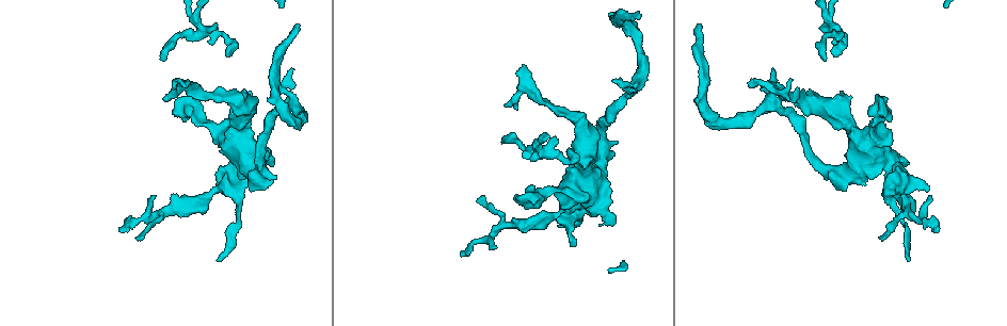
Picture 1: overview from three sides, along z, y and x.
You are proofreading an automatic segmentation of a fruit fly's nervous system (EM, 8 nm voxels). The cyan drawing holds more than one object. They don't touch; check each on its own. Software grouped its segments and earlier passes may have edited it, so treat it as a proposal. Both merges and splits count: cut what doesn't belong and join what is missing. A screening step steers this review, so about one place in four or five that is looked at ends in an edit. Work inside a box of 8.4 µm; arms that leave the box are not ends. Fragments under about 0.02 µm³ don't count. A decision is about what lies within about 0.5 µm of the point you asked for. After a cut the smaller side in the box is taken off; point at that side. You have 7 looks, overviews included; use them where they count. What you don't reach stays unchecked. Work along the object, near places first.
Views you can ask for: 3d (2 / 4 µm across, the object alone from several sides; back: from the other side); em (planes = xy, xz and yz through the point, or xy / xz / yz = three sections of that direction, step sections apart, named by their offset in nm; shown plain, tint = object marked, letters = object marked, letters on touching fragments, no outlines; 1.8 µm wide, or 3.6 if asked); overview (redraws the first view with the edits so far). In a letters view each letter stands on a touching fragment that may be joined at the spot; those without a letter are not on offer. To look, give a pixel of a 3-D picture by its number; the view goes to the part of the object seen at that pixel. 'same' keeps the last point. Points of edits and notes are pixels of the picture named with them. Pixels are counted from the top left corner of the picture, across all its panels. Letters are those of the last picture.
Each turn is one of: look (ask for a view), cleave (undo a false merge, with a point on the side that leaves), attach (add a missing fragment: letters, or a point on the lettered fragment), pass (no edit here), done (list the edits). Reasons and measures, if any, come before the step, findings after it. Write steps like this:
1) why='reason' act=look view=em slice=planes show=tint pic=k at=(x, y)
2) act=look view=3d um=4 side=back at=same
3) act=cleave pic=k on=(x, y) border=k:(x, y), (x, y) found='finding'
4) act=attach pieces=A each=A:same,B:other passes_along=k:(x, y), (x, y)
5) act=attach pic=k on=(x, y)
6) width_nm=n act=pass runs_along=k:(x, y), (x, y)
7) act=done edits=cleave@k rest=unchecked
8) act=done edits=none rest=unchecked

why='narrows sharply' act=look view=em slice=planes show=letters pic=1 at=(878, 119)

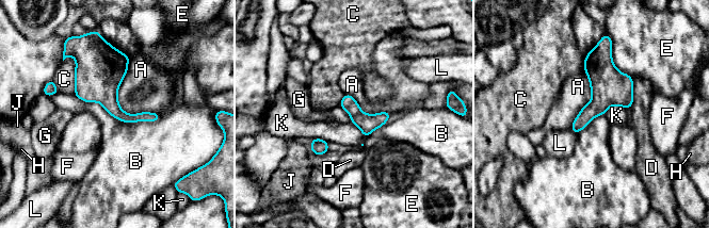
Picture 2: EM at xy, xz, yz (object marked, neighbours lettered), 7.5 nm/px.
act=pass each=A:other,B:other,C:other,D:other,E:other,F:other,G:other,H:other,J:other,K:other,L:other border=2:(74, 95), (127, 123), (160, 117) found='continuous, no second neuron'

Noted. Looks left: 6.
why='narrows sharply' act=look view=3d um=2 pic=1 at=(779, 106)

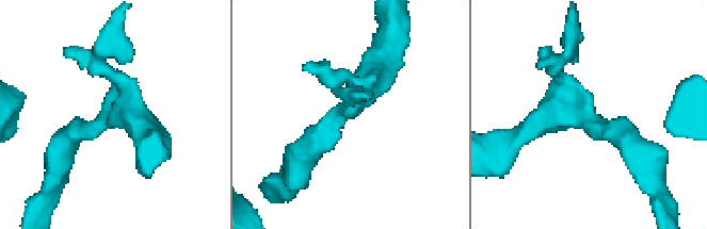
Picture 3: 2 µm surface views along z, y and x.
why='need the tissue' act=look view=em slice=xz step=8 show=tint pic=3 at=(342, 114)

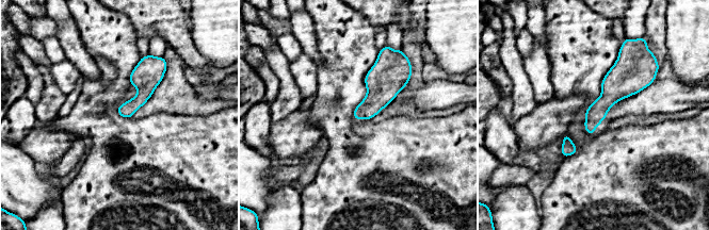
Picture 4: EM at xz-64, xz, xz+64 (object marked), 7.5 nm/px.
act=look view=em slice=planes show=letters at=same

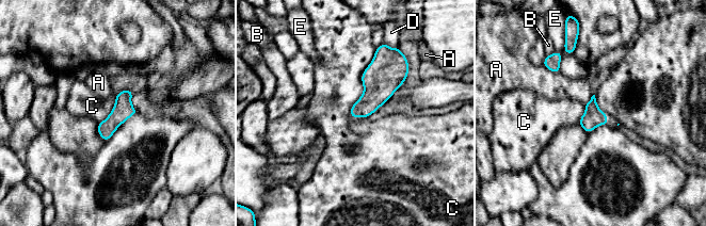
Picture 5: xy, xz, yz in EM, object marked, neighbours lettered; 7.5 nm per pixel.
act=pass each=A:other,B:other,C:other,D:other,E:other found='all the same neuron'

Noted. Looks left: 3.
why='tapers out' act=look view=3d um=2 pic=1 at=(505, 143)

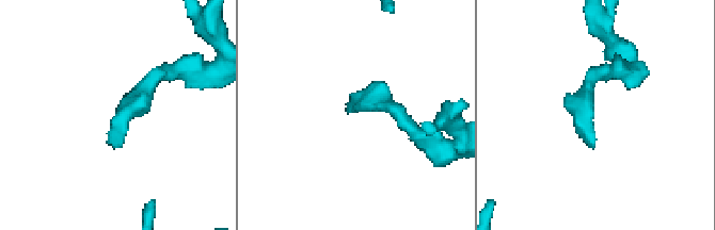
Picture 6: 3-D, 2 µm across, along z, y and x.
why='shape alone is not enough' act=look view=em um=3.6 slice=xz step=4 show=letters pic=6 at=(590, 145)

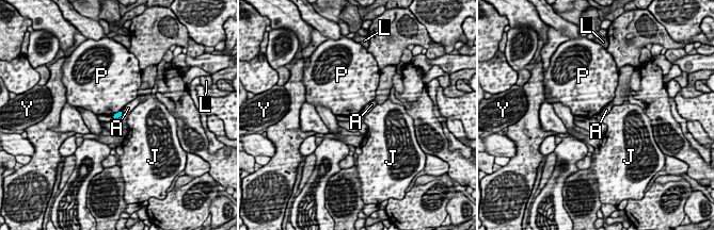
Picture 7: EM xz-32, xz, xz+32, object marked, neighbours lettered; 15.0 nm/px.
why='another direction' act=look view=em um=3.6 slice=planes show=letters at=same

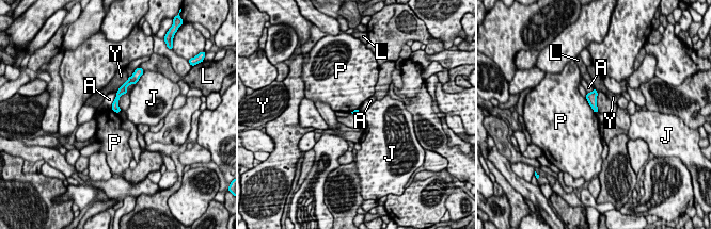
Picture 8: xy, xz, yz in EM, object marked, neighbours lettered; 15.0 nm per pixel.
act=pass each=A:other,J:other,L:other,P:other,Y:other runs_along=8:(129, 82), (119, 94), (115, 110) found='no lettered fragment goes on from it'

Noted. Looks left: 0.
act=done edits=none rest=unchecked

